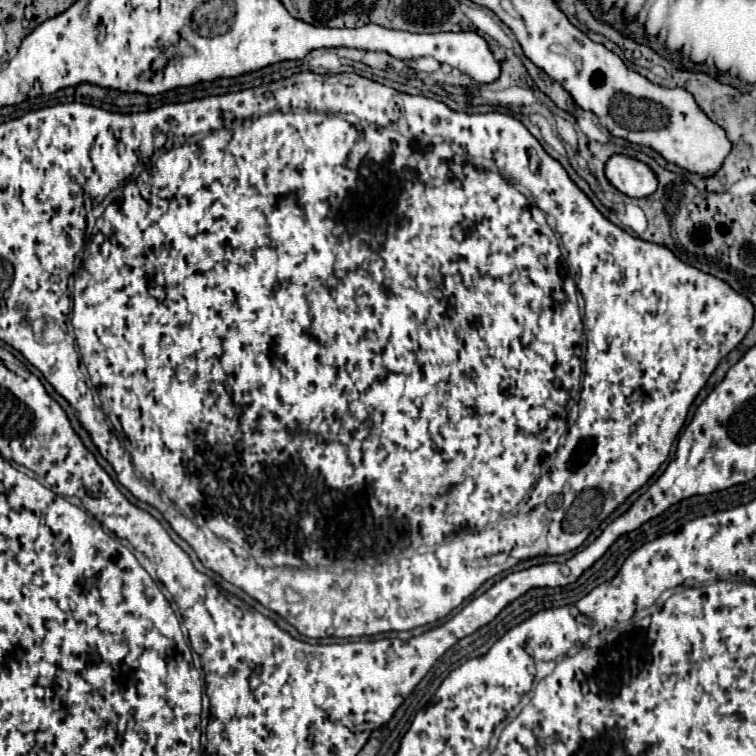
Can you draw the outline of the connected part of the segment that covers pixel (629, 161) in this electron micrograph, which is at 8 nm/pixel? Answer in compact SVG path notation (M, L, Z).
M612 155L606 161L606 179L624 195L640 199L656 191L656 175L652 169L632 157Z

